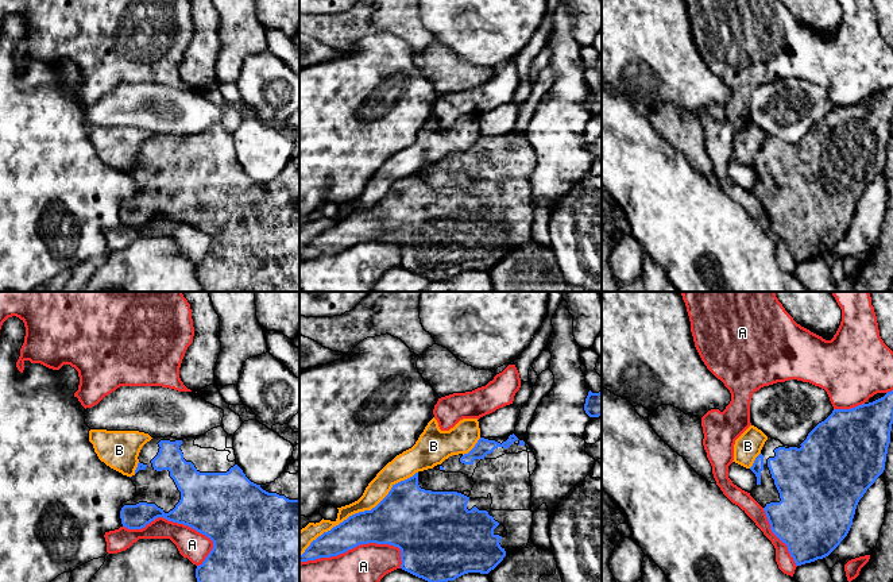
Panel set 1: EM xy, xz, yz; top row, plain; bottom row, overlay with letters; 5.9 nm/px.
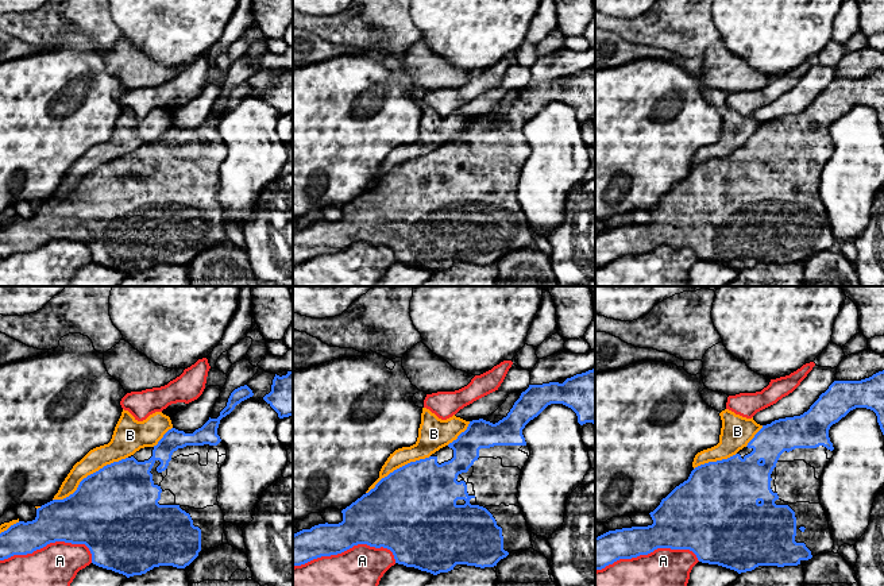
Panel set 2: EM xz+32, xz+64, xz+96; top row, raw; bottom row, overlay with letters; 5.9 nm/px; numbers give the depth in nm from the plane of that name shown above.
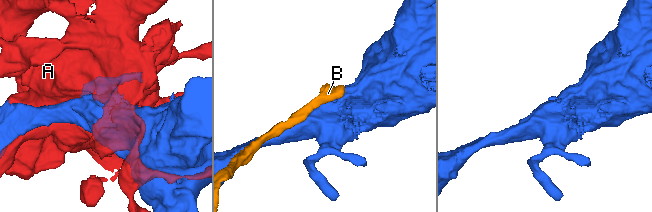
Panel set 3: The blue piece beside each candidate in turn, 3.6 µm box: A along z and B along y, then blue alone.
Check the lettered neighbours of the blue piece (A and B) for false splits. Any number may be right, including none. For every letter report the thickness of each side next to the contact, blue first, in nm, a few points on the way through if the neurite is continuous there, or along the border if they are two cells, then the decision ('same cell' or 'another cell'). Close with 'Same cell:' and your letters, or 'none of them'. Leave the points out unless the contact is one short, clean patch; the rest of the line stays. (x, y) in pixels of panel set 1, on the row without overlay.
A: 260 nm thick on the blue side, 360 nm on the other; another cell
B: 320 nm thick on the blue side, 120 nm on the other; another cell
Same cell: none of them

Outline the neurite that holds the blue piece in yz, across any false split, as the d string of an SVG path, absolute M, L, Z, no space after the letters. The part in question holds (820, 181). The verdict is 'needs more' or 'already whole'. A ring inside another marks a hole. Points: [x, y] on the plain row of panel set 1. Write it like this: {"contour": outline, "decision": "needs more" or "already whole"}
{"contour": "M893 88L888 89L884 95L869 101L862 101L851 107L834 107L832 111L824 119L819 120L808 131L807 136L797 144L784 143L780 138L768 135L761 147L761 151L755 155L753 163L750 165L750 167L757 174L757 184L750 189L750 193L764 205L772 230L782 240L786 242L788 248L793 255L796 263L811 261L817 257L828 254L847 234L853 223L853 216L859 197L885 167L888 144L890 140L892 122L893 122Z", "decision": "needs more"}

